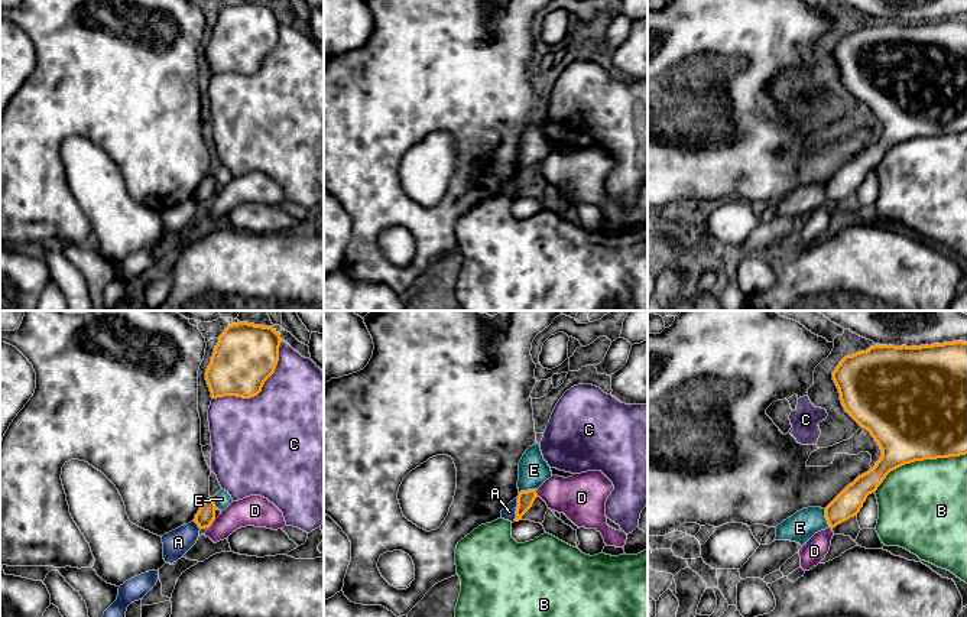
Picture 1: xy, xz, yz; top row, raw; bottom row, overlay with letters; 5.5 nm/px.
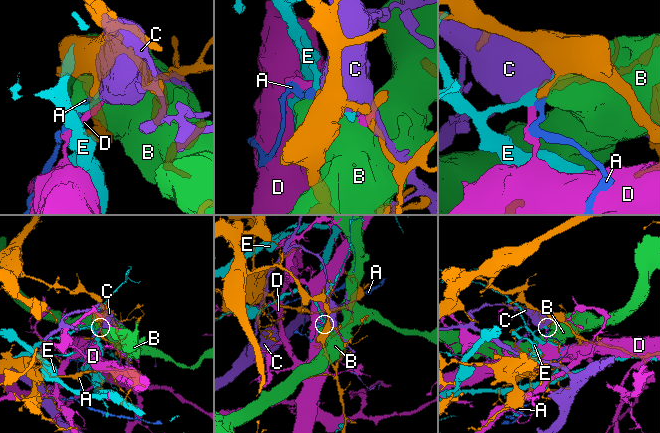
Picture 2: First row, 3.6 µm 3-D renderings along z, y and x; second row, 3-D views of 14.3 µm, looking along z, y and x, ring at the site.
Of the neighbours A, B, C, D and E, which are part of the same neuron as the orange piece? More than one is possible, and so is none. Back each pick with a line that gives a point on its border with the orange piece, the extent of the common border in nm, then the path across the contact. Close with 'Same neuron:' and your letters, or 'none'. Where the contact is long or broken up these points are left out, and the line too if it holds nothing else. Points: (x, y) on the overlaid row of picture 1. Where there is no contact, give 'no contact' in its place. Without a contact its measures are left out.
Same neuron: none

